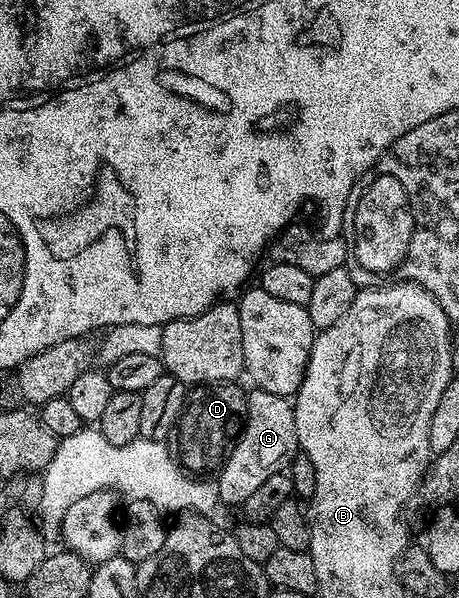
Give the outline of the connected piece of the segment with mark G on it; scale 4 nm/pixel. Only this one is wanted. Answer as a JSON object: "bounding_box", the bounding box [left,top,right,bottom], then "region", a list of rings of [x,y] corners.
{"bounding_box":[218,388,298,507],"region":[[[253,388],[251,392],[247,394],[248,412],[244,427],[240,430],[218,473],[218,476],[220,476],[218,478],[220,487],[219,500],[221,502],[225,501],[228,505],[236,505],[236,507],[243,506],[244,501],[250,499],[250,495],[254,495],[254,491],[258,491],[258,487],[262,487],[262,483],[266,483],[266,479],[270,479],[270,475],[279,473],[285,467],[291,466],[298,453],[294,411],[292,410],[293,402],[289,398],[274,395],[265,389]]]}

